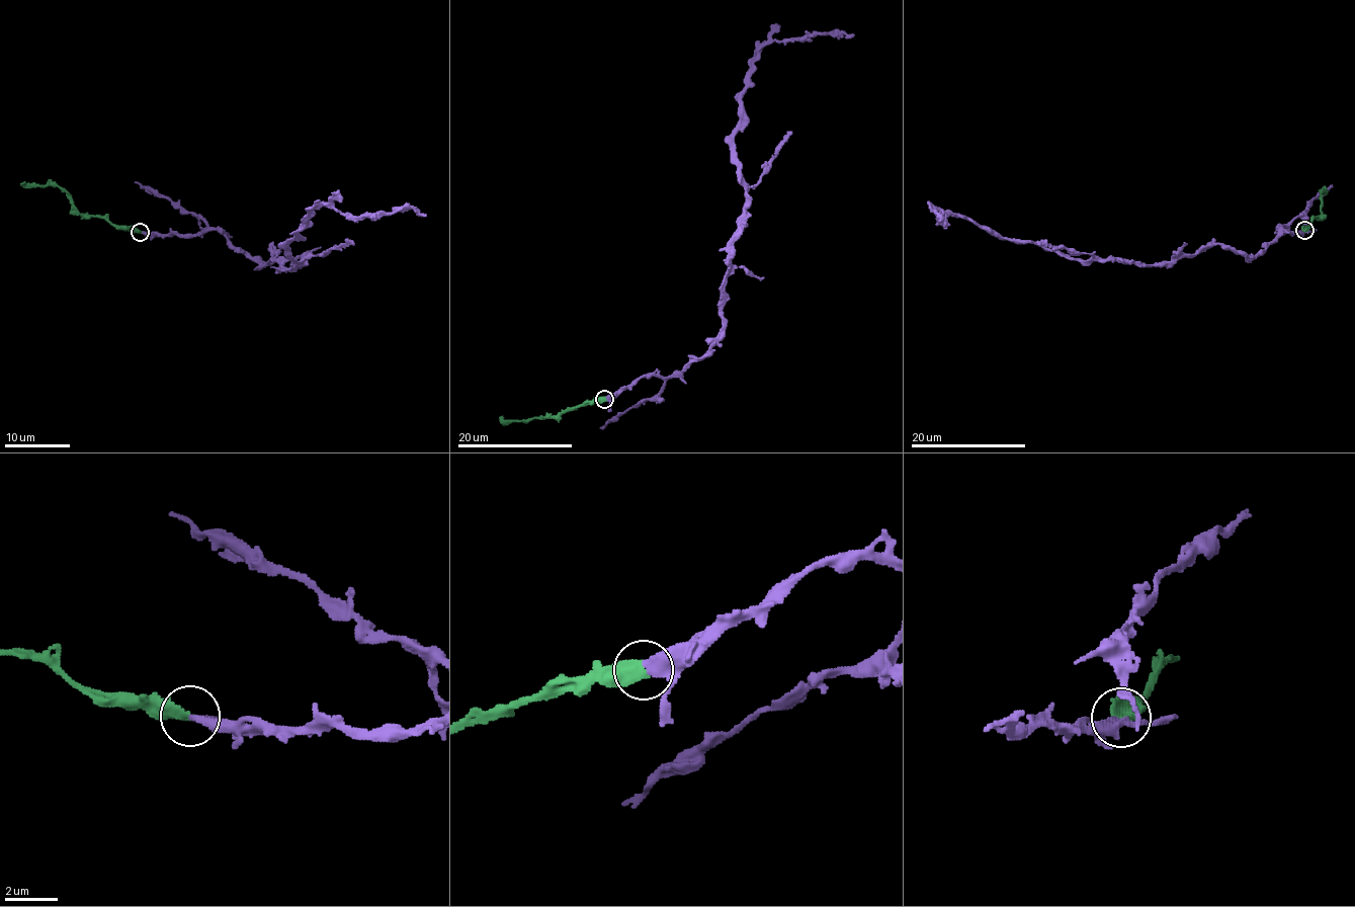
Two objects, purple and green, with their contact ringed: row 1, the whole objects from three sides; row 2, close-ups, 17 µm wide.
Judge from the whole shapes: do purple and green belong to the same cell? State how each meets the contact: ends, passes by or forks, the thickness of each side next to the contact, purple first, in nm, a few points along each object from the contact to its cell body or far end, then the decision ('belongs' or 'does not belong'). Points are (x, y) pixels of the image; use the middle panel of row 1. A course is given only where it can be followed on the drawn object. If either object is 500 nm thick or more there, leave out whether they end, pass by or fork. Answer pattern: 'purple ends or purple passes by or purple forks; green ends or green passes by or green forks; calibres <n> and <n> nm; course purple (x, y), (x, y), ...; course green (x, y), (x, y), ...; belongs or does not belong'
purple ends; green ends; calibres 360 and 400 nm; course purple (604, 399), (642, 377), (680, 373), (723, 327), (745, 202), (734, 134), (755, 55), (775, 40), (854, 35); course green (604, 399), (584, 402), (553, 416), (502, 420), (499, 417); belongs

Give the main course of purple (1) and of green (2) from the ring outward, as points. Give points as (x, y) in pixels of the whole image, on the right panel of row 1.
1: (1303, 230), (1281, 227), (1256, 256), (1209, 244), (1141, 265), (1069, 259), (964, 217), (941, 221)
2: (1303, 230), (1314, 218), (1321, 216), (1323, 192), (1320, 190)

